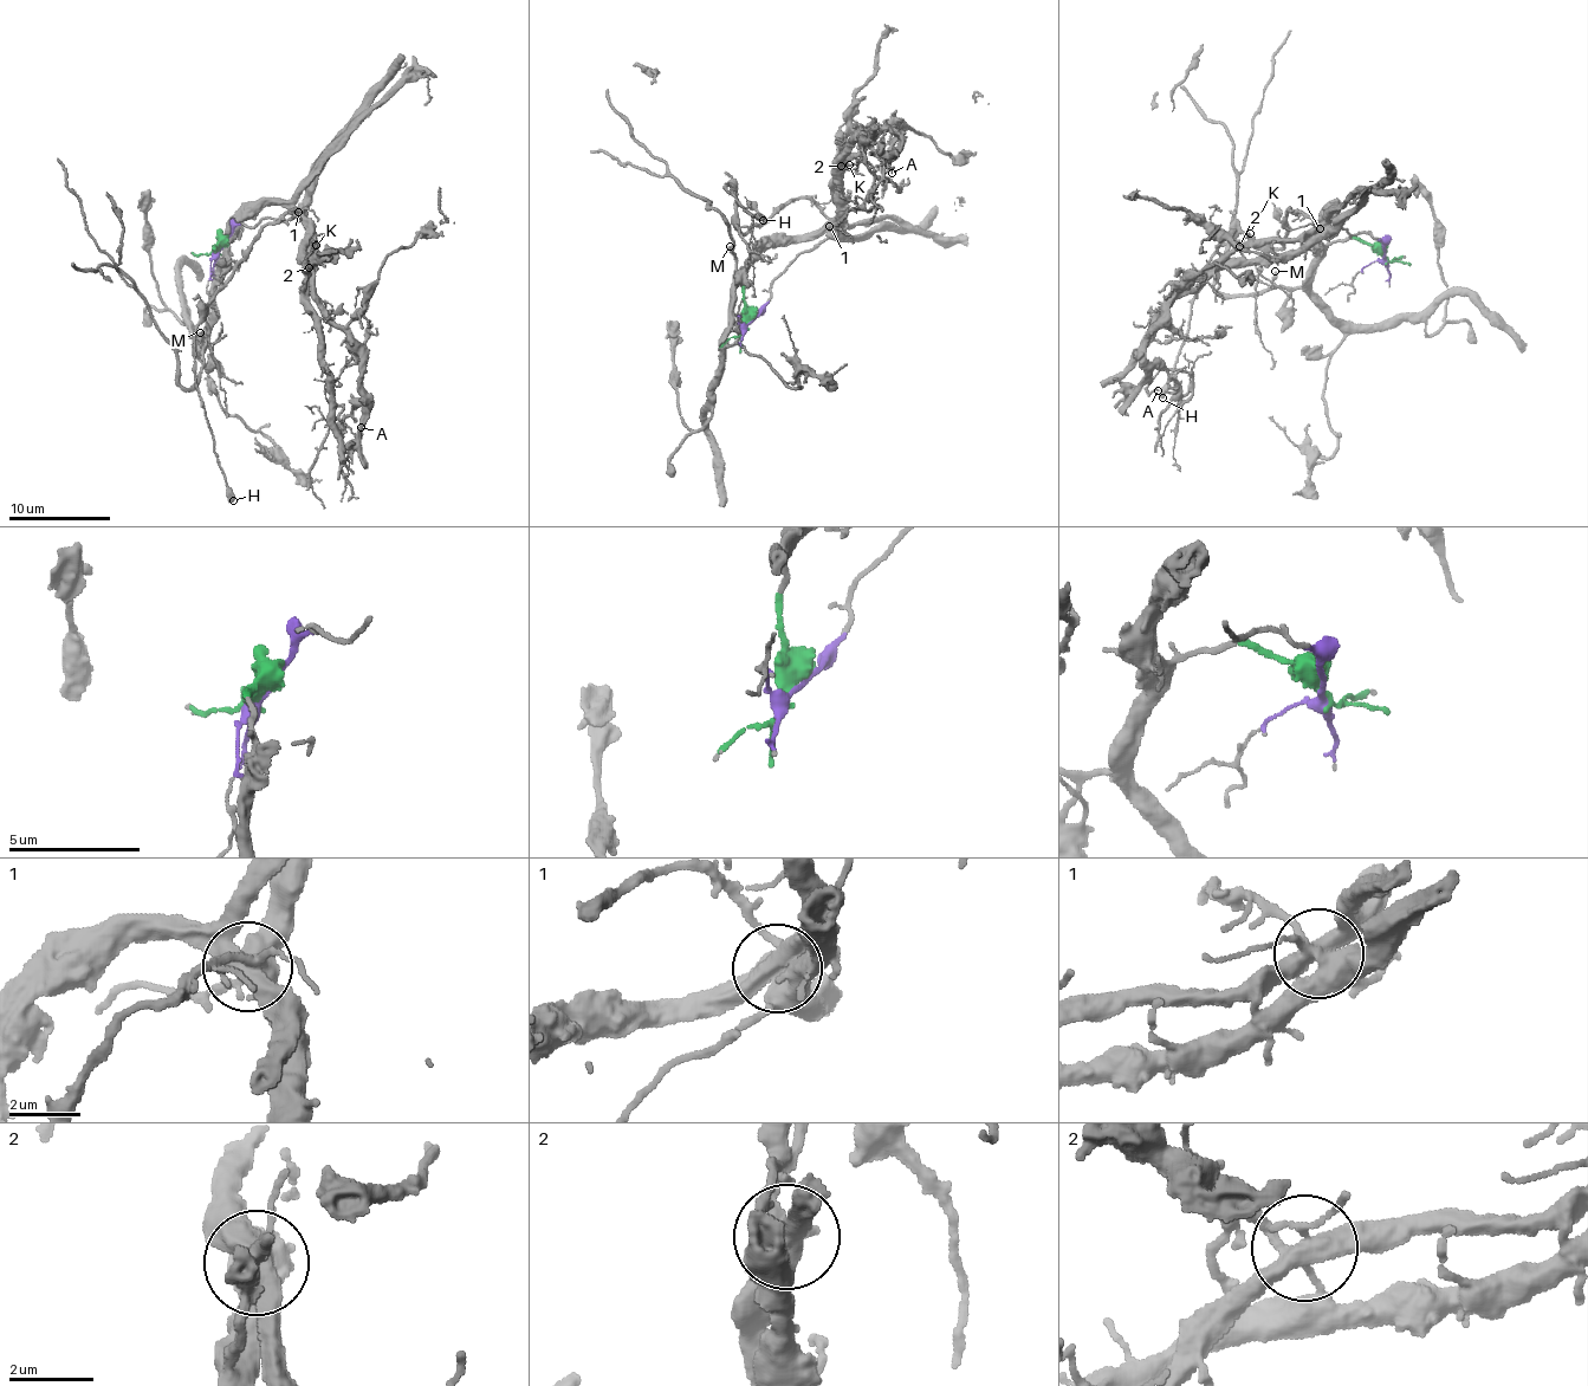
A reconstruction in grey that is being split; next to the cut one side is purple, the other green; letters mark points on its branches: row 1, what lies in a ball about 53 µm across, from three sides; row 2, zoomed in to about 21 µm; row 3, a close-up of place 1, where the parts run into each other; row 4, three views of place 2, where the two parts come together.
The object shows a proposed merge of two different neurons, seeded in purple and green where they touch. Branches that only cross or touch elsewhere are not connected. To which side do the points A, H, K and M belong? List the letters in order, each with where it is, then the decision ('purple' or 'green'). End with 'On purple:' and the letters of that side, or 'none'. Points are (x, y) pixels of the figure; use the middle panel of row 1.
A: place (892, 173); purple
H: place (763, 220); purple
K: place (849, 164); purple
M: place (730, 246); green
On purple: A, H, K

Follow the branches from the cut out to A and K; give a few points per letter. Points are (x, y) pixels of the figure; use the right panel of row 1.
A: (1386, 256), (1382, 241), (1339, 228), (1302, 248), (1198, 273), (1141, 355), (1159, 370), (1148, 394), (1159, 392)
K: (1386, 256), (1382, 241), (1339, 228), (1334, 237), (1323, 235), (1302, 248), (1246, 259), (1239, 240), (1249, 234)

